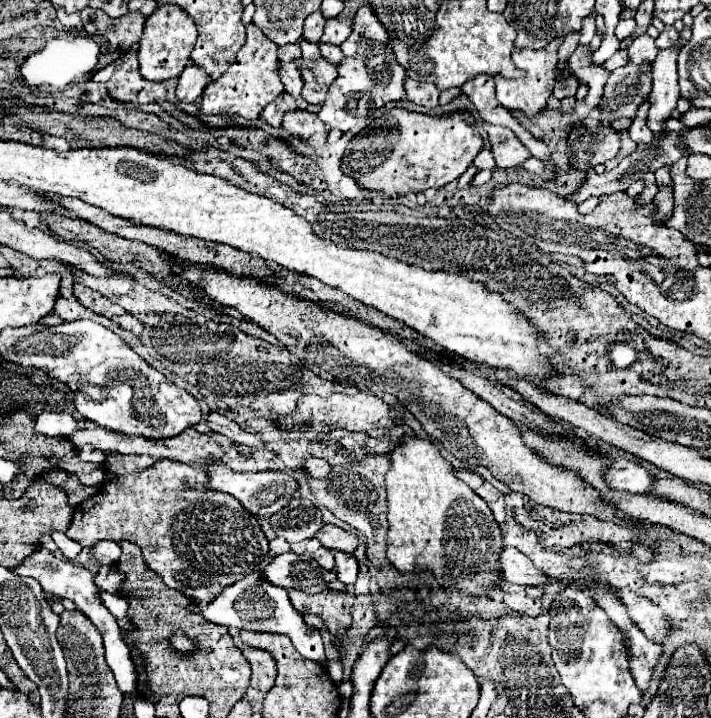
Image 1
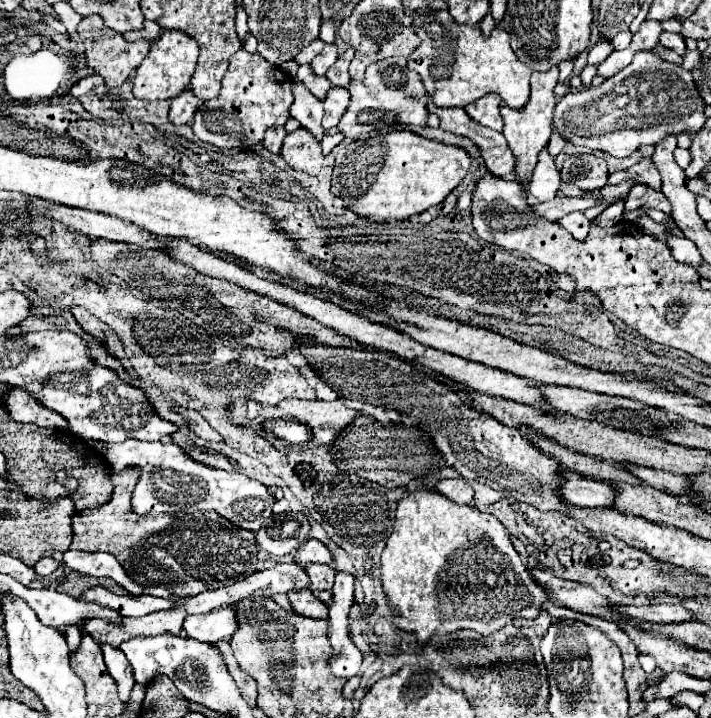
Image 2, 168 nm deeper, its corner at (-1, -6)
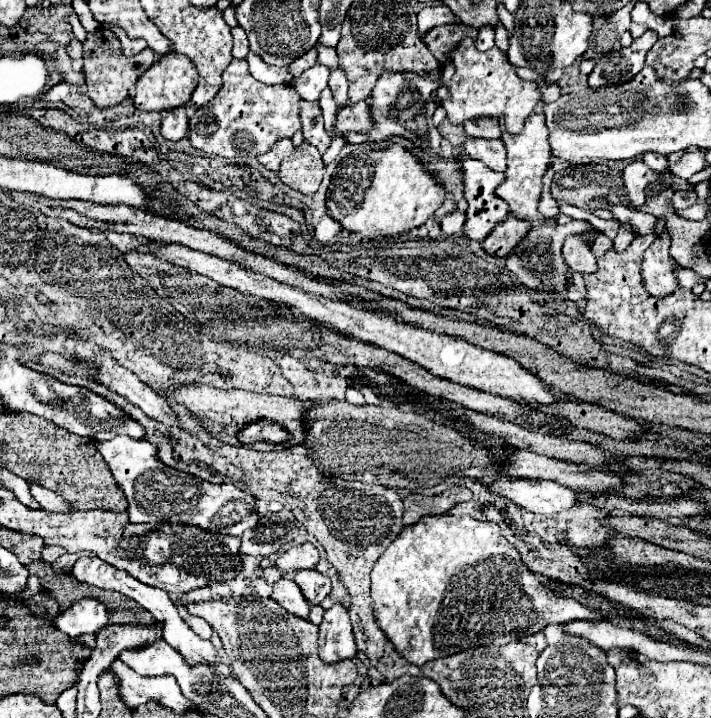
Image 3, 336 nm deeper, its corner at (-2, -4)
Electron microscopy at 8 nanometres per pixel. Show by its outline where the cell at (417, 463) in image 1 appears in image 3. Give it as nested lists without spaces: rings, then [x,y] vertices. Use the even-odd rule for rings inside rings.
[[[452,514],[422,516],[416,524],[402,528],[372,568],[372,600],[378,626],[396,650],[418,666],[472,646],[500,648],[552,622],[600,620],[600,612],[592,612],[592,608],[584,608],[584,604],[576,604],[576,600],[564,600],[564,596],[556,596],[548,584],[542,584],[522,562],[518,550],[502,536],[496,522]]]

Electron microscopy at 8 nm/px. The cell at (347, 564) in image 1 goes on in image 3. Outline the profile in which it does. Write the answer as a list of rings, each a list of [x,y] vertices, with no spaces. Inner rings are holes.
[[[334,602],[332,608],[324,612],[318,646],[320,658],[324,662],[336,662],[340,658],[356,656],[356,642],[352,636],[348,610],[340,602]]]

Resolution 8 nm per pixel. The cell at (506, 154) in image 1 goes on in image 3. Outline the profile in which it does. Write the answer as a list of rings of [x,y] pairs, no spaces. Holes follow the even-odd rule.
[[[466,136],[462,142],[462,148],[468,156],[484,162],[488,168],[496,172],[504,172],[506,168],[506,152],[500,138],[496,140],[480,140],[474,136]]]

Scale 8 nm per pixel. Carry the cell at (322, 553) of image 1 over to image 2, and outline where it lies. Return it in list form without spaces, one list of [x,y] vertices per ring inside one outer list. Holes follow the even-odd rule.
[[[311,564],[305,566],[305,572],[309,574],[311,580],[311,590],[313,592],[321,592],[321,590],[331,590],[333,588],[333,578],[335,578],[335,570],[327,564]]]

